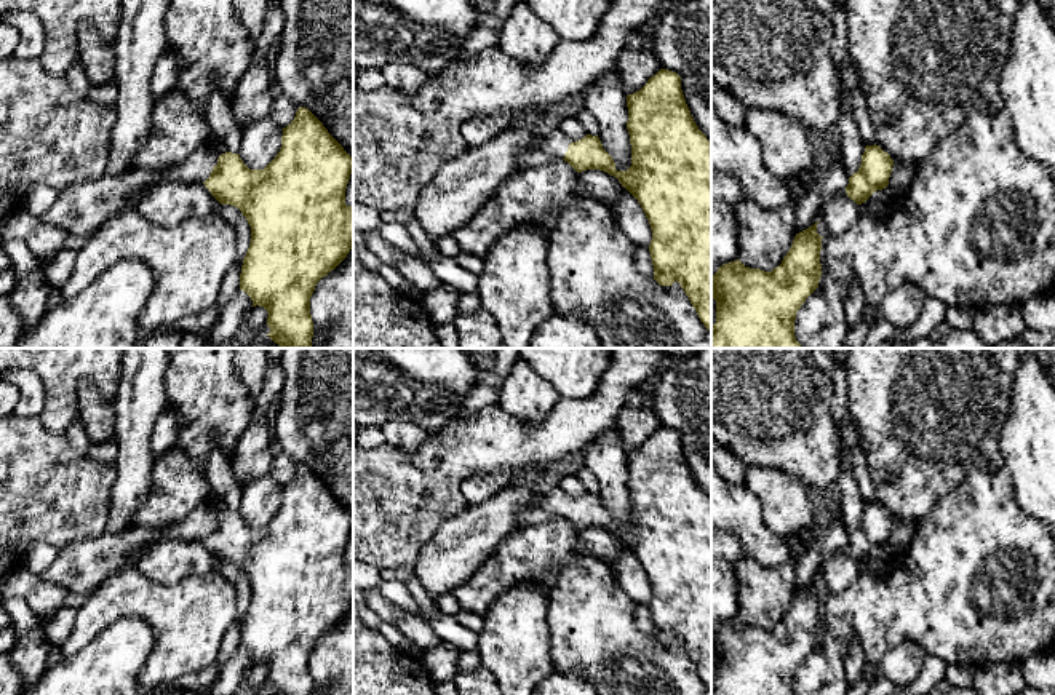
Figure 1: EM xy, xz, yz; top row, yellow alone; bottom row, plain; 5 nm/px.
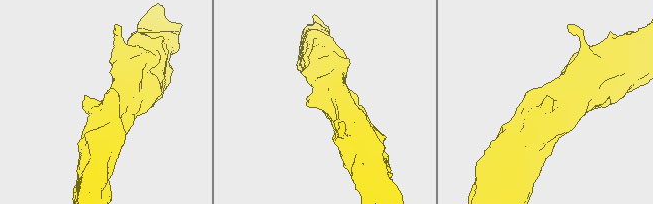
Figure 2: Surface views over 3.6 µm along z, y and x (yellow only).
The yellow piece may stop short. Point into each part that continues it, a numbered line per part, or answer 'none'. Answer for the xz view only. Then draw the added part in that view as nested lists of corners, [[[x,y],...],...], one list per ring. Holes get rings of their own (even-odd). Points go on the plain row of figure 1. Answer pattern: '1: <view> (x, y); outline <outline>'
1: xz (553, 504); outline [[[555,486],[537,505],[523,511],[518,521],[523,524],[540,524],[556,516],[563,518],[569,502],[571,498],[558,486]]]

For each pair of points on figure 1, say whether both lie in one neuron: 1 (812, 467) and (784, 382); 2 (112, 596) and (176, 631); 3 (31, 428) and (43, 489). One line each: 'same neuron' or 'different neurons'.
1: same neuron
2: same neuron
3: same neuron

